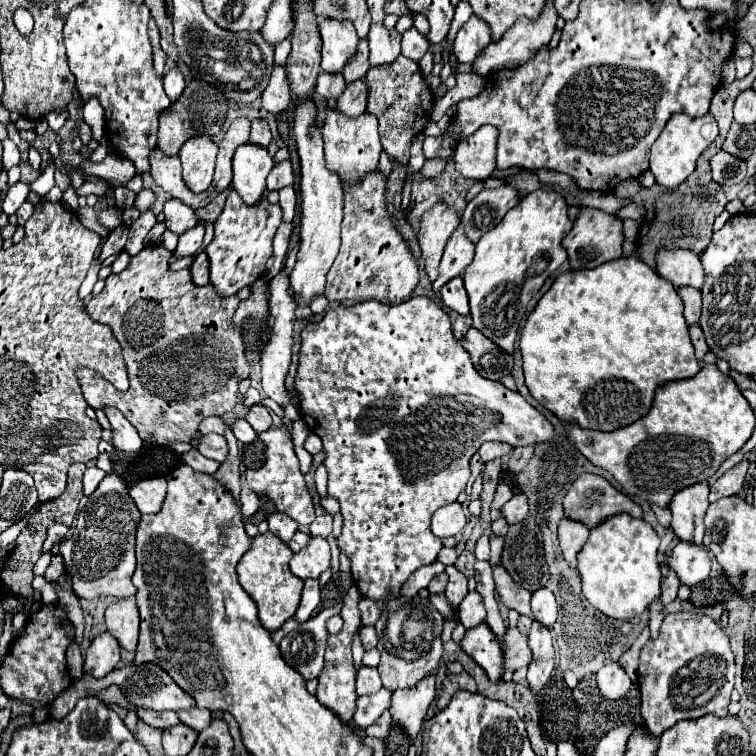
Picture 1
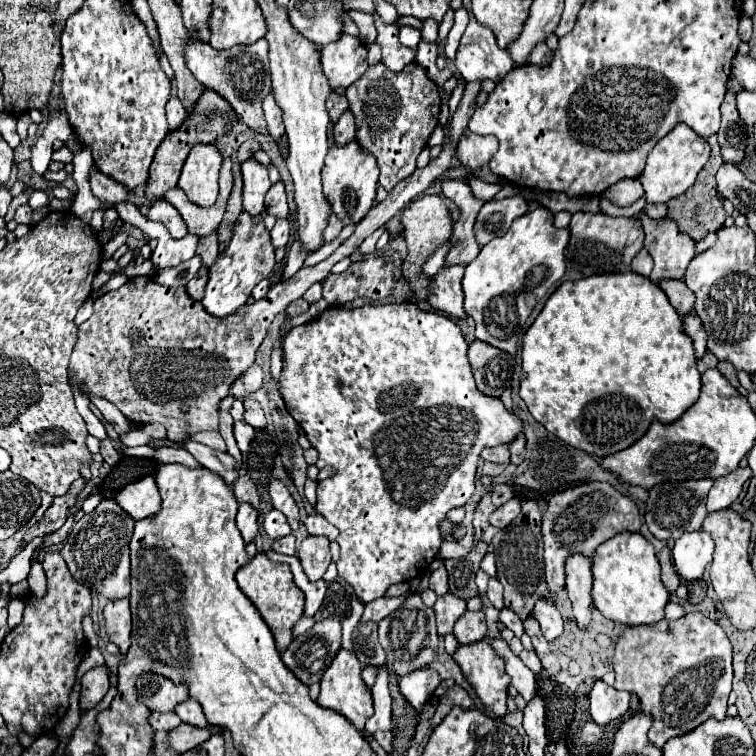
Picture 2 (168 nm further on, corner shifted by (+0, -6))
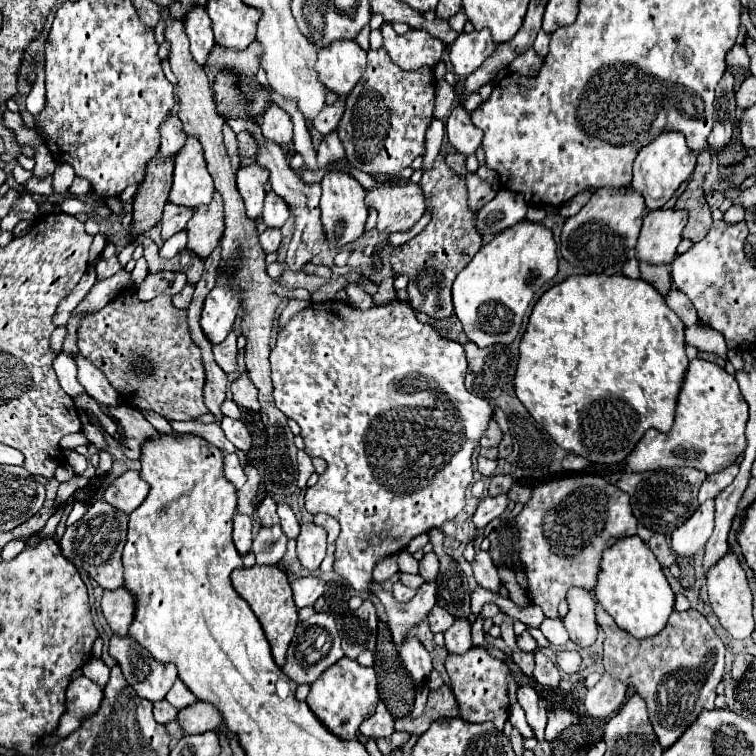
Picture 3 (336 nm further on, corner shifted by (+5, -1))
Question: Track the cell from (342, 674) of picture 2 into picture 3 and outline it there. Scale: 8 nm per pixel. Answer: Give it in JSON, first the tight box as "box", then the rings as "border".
{"box":[306,657,378,739],"border":[[[342,657],[338,663],[334,663],[330,669],[326,669],[312,685],[310,693],[306,697],[306,703],[310,711],[326,725],[326,729],[332,729],[336,737],[340,739],[354,739],[358,733],[360,723],[374,715],[374,709],[378,705],[378,683],[376,673],[372,667],[362,667],[354,659]]]}

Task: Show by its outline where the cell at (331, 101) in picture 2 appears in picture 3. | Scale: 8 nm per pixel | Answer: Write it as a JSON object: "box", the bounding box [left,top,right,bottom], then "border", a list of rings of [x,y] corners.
{"box":[314,99,344,135],"border":[[[338,99],[338,101],[332,103],[332,105],[326,105],[326,107],[318,113],[318,117],[314,119],[316,131],[320,131],[322,135],[328,135],[328,133],[336,131],[342,113],[344,113],[344,99]]]}

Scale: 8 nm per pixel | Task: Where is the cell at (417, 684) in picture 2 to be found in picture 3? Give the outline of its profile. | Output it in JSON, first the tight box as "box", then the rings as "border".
{"box":[400,637,432,683],"border":[[[406,637],[400,645],[400,659],[404,667],[410,671],[414,683],[422,683],[428,679],[432,671],[432,661],[426,647],[416,637]]]}

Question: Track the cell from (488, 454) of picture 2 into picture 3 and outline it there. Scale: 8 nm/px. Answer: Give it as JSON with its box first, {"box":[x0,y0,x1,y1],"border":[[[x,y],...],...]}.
{"box":[480,421,502,447],"border":[[[490,421],[488,429],[484,431],[484,435],[480,439],[480,445],[482,447],[496,447],[500,441],[502,441],[502,431],[500,431],[500,427],[498,427],[496,421]]]}

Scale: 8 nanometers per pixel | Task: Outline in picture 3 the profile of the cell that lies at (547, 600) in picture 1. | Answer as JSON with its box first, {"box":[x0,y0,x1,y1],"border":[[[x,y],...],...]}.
{"box":[540,619,570,647],"border":[[[544,619],[544,623],[540,625],[540,631],[556,647],[564,647],[568,643],[568,639],[570,639],[568,633],[566,633],[566,627],[562,625],[560,619]]]}

